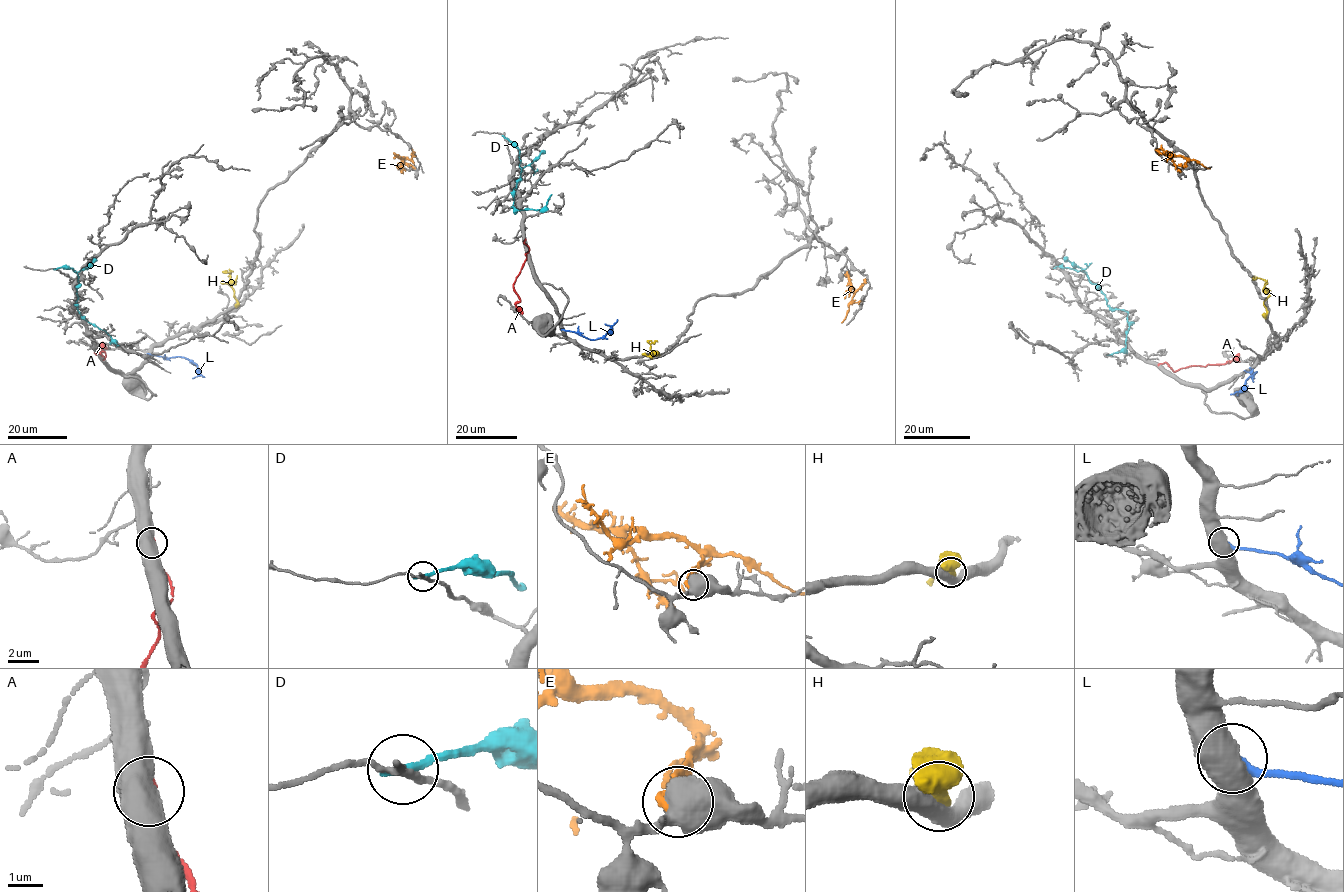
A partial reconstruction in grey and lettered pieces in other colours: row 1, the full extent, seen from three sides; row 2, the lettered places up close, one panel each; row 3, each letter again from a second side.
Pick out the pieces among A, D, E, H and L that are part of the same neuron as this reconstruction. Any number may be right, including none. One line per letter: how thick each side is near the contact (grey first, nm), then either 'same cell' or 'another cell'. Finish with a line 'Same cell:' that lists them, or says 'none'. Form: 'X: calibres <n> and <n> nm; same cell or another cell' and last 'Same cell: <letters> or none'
A: calibres 800 and 240 nm; another cell
D: calibres 200 and 280 nm; another cell
E: calibres 550 and 150 nm; another cell
H: calibres 500 and 400 nm; another cell
L: calibres 550 and 300 nm; another cell
Same cell: none

